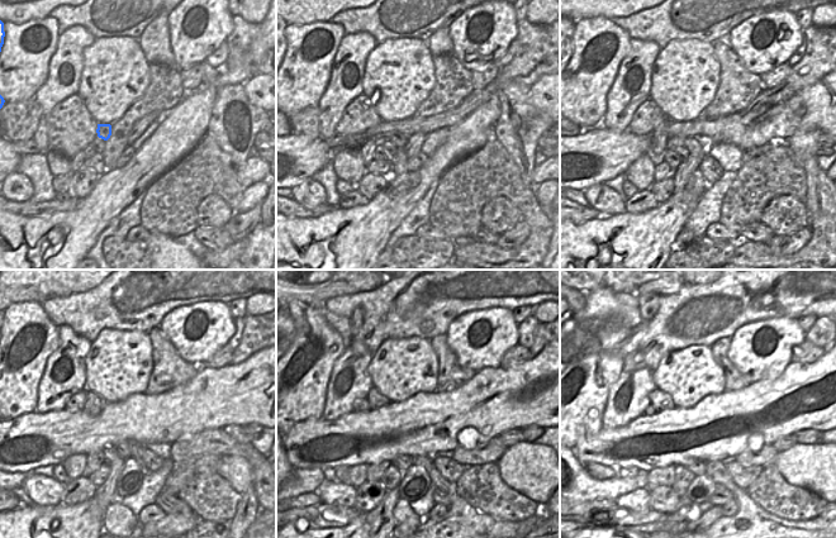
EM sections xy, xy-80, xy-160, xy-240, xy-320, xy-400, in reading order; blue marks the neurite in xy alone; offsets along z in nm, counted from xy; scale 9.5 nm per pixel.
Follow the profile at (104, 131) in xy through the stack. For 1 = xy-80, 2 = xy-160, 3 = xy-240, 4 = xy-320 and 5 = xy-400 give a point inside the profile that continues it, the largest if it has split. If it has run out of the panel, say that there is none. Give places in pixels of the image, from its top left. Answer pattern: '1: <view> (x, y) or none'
1: xy-80 (399, 141)
2: xy-160 (694, 146)
3: xy-240 (136, 450)
4: xy-320 (462, 522)
5: xy-400 (750, 524)

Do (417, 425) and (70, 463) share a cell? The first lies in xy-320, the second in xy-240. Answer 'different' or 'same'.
different

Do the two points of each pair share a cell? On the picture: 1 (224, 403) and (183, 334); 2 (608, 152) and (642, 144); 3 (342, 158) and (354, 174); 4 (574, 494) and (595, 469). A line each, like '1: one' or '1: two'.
1: two
2: one
3: one
4: two

